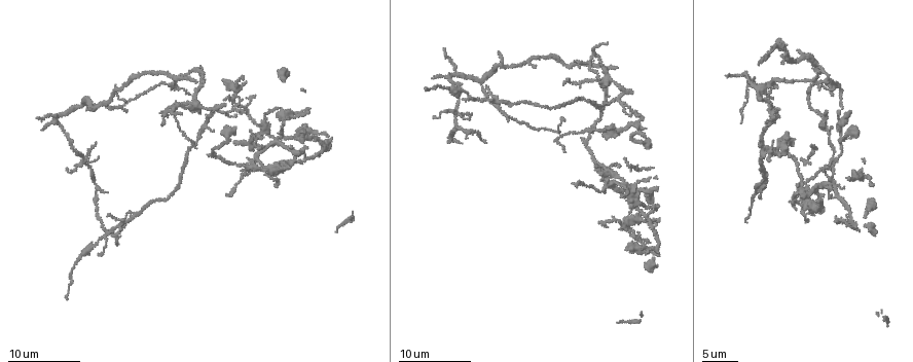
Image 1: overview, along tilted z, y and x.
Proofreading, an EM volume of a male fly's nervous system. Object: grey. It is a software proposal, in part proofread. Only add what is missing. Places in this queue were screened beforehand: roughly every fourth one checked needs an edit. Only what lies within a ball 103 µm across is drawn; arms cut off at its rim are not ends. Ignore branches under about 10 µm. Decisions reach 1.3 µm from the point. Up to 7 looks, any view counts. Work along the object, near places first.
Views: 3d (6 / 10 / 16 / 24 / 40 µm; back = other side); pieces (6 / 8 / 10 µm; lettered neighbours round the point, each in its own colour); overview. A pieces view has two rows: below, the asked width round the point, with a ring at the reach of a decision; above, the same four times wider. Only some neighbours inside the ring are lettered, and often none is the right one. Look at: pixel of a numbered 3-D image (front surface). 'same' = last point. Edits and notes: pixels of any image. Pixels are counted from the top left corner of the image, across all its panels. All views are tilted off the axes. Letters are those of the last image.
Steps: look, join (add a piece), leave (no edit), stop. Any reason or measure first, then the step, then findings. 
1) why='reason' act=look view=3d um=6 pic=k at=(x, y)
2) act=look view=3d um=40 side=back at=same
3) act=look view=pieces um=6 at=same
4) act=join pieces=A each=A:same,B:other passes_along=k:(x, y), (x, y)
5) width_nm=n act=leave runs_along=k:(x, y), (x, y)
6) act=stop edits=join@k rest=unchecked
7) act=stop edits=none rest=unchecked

why='thin end' act=look view=pieces um=8 pic=1 at=(809, 221)

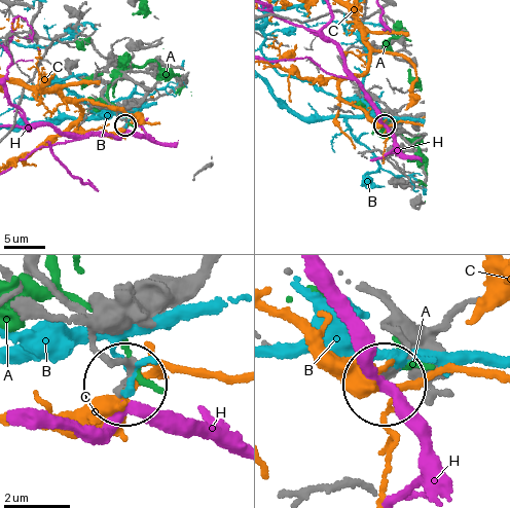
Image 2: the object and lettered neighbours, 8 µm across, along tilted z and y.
width_nm=160 act=leave each=A:other,B:other,C:other,H:other found='none of them fits'

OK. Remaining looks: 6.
why='branch stops here' act=look view=3d um=6 pic=1 at=(626, 250)

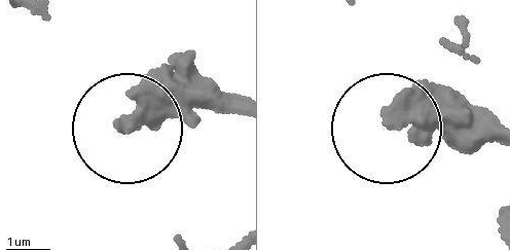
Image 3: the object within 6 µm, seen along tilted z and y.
act=look view=pieces um=6 pic=3 at=(389, 118)

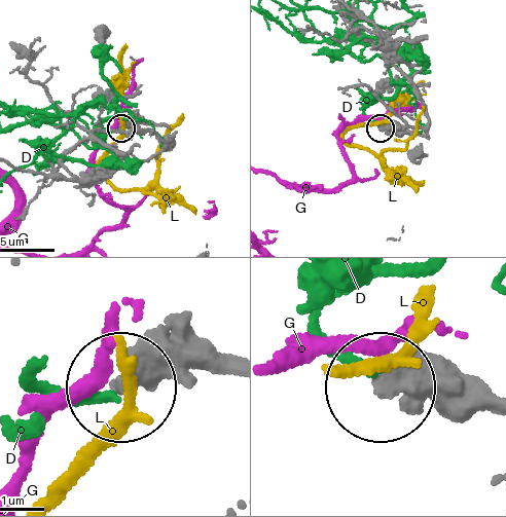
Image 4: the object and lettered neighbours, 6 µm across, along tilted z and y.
width_nm=340 act=leave each=D:other,G:other,L:other runs_along=4:(490, 405), (389, 385) found='none of them fits'

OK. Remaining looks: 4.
why='tapers out' act=look view=3d um=10 pic=1 at=(434, 78)

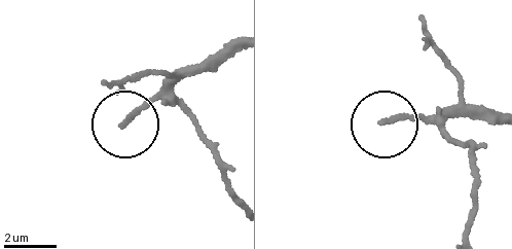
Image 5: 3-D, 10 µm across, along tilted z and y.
act=look view=pieces um=8 pic=5 at=(383, 121)

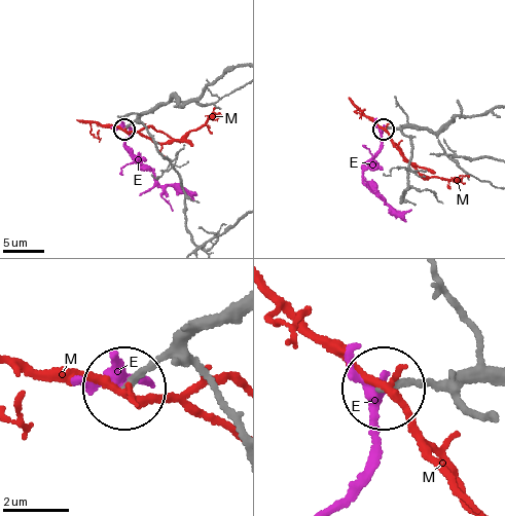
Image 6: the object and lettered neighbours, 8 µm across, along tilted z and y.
width_nm=180 act=leave each=E:other,M:other runs_along=6:(489, 382), (387, 389) found='no lettered piece goes on from it'

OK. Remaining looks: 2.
act=stop edits=none rest=unchecked

